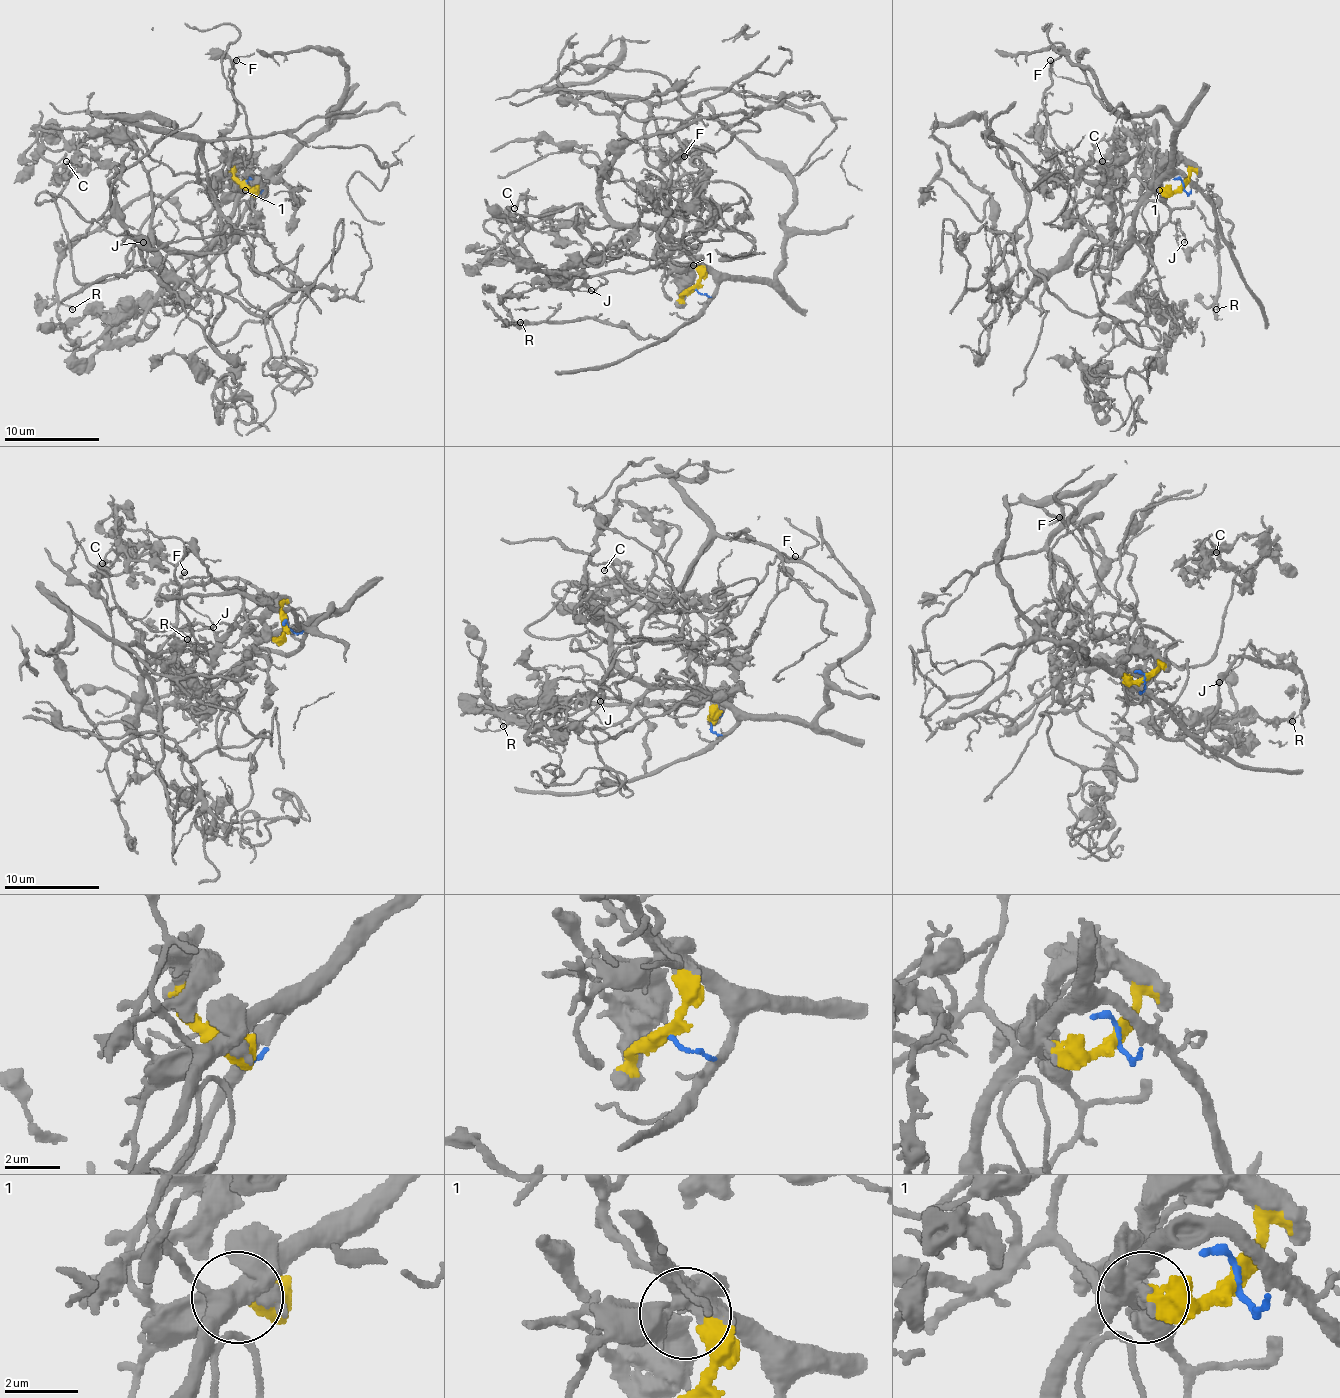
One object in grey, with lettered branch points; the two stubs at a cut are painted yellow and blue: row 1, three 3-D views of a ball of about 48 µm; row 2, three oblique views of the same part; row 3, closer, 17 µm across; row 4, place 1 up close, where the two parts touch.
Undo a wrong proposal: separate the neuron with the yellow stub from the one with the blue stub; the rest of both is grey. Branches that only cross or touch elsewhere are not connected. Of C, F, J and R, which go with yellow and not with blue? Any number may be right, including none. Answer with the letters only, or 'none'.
C

